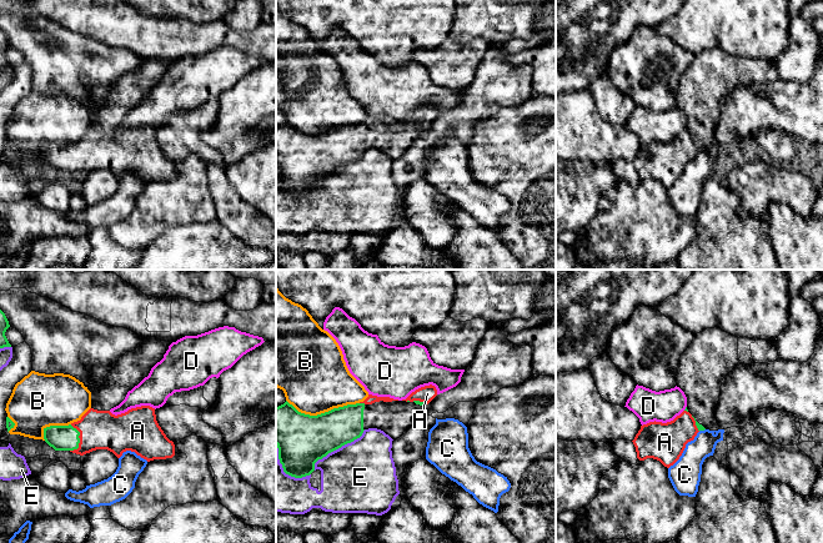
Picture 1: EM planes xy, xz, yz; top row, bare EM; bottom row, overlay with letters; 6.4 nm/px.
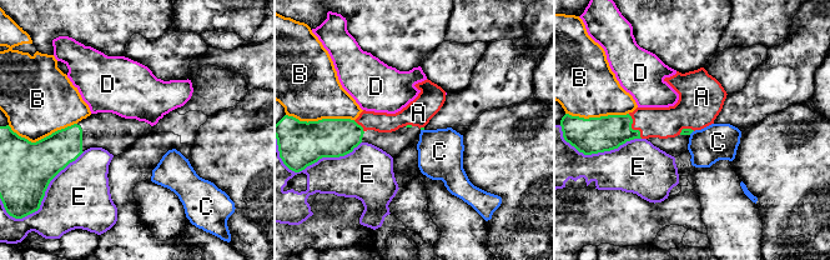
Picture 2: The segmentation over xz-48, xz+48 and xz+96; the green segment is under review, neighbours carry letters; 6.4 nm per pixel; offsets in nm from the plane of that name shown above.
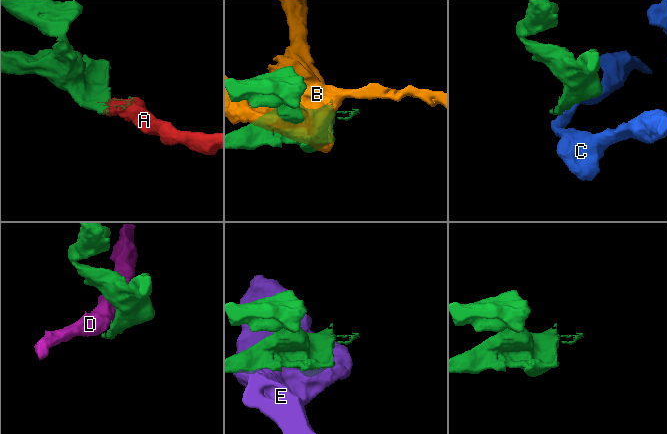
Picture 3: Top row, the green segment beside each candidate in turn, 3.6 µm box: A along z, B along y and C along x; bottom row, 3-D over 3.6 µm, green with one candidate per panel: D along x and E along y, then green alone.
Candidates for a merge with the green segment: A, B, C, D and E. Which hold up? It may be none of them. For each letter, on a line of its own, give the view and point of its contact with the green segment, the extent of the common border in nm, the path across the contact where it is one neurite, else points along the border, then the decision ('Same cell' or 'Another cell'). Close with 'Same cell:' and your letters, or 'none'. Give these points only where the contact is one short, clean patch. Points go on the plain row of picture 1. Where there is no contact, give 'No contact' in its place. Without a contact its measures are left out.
A: Touches green at xy (79, 159). Shared border 180 nm. Same cell
B: Touches green at xz (322, 134). Shared border 480 nm. Another cell
C: Touches green at yz (702, 150). Shared border 40 nm. Boundary: yz (704, 149), (699, 151). Another cell
D: Touches green at yz (686, 129). Shared border 40 nm. Boundary: yz (686, 126), (683, 130). Another cell
E: Touches green at xz (337, 169). Shared border 420 nm. Another cell
Same cell: A

